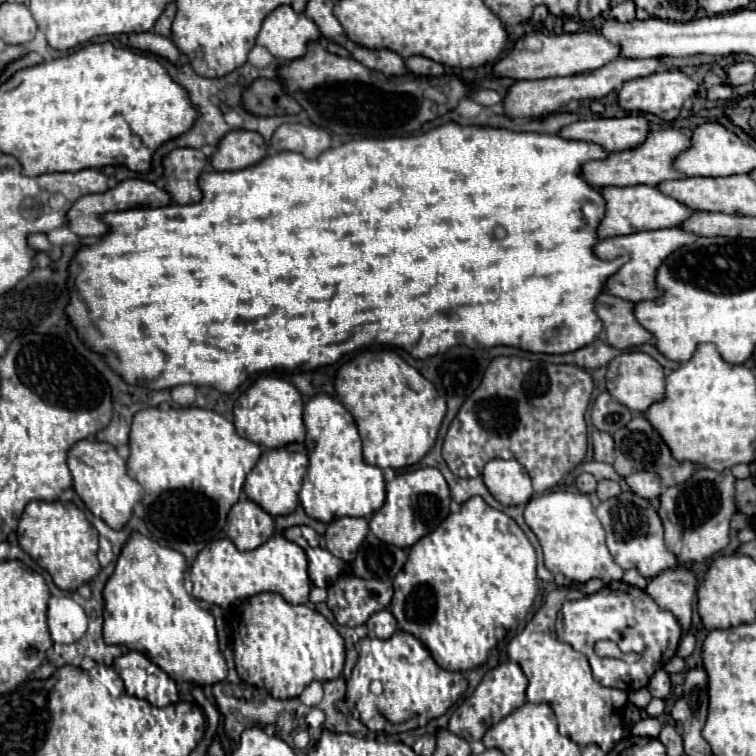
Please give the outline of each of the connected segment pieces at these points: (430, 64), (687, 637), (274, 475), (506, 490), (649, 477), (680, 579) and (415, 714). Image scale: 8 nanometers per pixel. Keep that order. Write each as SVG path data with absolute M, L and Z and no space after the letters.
M411 56L405 60L405 66L409 72L419 74L419 76L441 76L443 74L443 66L425 56Z
M683 634L683 638L681 638L681 646L679 646L677 654L679 654L681 658L687 658L687 656L693 652L693 648L695 648L695 638L693 638L691 634Z
M293 442L293 444L281 446L281 448L271 448L271 450L267 448L267 450L263 450L257 466L249 472L243 490L267 514L271 514L271 516L291 514L299 502L299 490L301 490L303 476L307 472L307 464L309 464L309 456L307 456L305 444Z
M491 460L483 470L483 482L503 506L527 504L533 498L531 478L517 460Z
M633 472L633 474L625 476L625 482L641 498L649 498L651 500L651 498L657 498L661 494L659 478L653 472Z
M677 566L661 572L645 590L661 608L673 612L683 632L689 630L697 590L697 576L689 566Z
M397 630L391 638L361 638L357 642L358 660L347 682L346 700L361 712L361 722L371 732L401 734L419 726L417 718L443 716L467 690L461 672L443 670L427 646L409 632Z

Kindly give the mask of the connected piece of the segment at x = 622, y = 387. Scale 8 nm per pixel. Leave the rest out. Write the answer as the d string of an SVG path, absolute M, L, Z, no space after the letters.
M625 352L617 356L607 370L607 390L613 394L613 398L625 406L629 406L631 412L647 412L651 404L665 400L665 370L663 366L653 360L645 352Z

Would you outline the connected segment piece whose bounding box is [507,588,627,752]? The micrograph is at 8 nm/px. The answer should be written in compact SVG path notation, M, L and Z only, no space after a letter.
M563 588L549 592L545 604L535 612L525 630L507 644L507 655L509 660L515 660L523 668L527 676L527 701L549 704L557 716L559 732L563 736L569 736L581 748L585 748L587 744L597 744L601 746L601 750L609 752L623 736L627 736L625 724L623 720L619 720L619 714L623 714L623 706L627 704L627 692L617 688L605 688L595 682L585 654L573 650L565 642L559 642L555 632L555 618L561 610L563 600Z

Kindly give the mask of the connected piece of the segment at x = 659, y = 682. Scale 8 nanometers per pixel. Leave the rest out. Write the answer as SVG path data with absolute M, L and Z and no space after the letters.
M661 668L661 670L657 670L657 674L653 674L653 678L651 678L651 682L649 682L649 686L647 686L647 690L651 692L651 696L653 698L667 698L669 696L669 692L671 692L671 682L669 682L669 674Z

